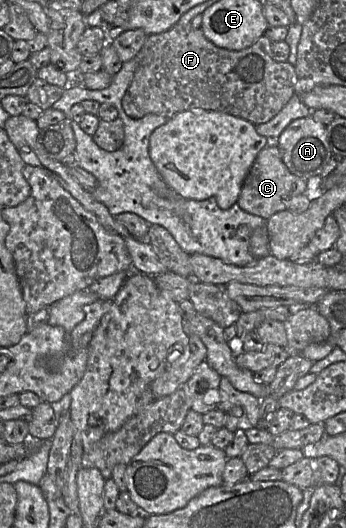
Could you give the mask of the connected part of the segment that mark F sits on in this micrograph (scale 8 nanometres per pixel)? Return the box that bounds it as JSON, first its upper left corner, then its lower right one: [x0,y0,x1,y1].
[122,23,294,125]

